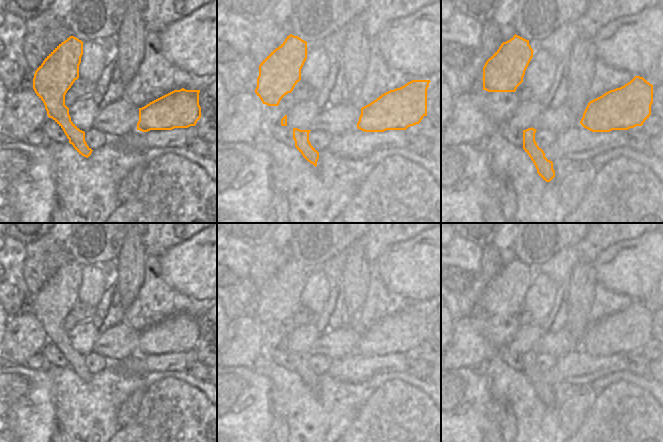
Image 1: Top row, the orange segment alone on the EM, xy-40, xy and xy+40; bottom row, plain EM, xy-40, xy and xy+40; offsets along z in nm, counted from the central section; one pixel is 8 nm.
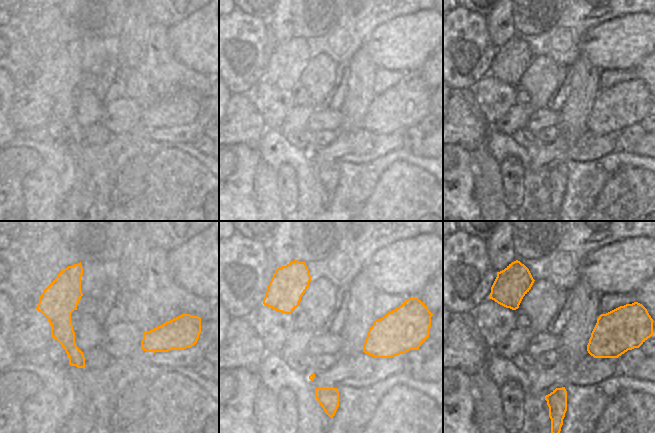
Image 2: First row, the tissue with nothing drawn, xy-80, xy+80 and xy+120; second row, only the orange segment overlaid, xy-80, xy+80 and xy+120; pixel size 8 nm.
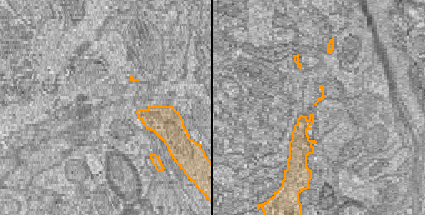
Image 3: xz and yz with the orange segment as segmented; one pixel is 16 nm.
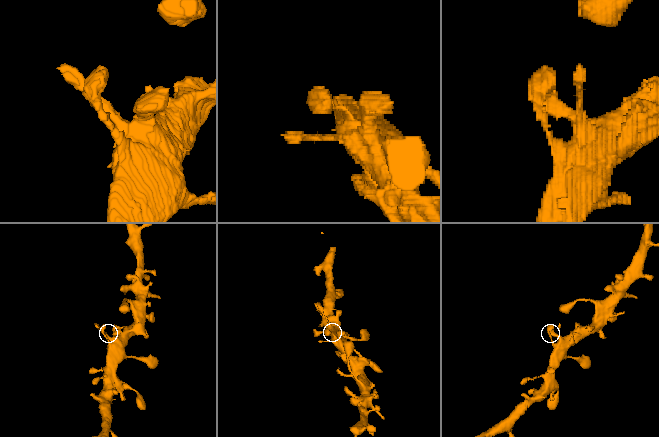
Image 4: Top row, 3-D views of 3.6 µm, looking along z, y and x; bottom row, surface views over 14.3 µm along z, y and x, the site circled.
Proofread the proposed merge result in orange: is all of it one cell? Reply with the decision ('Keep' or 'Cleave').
Keep

